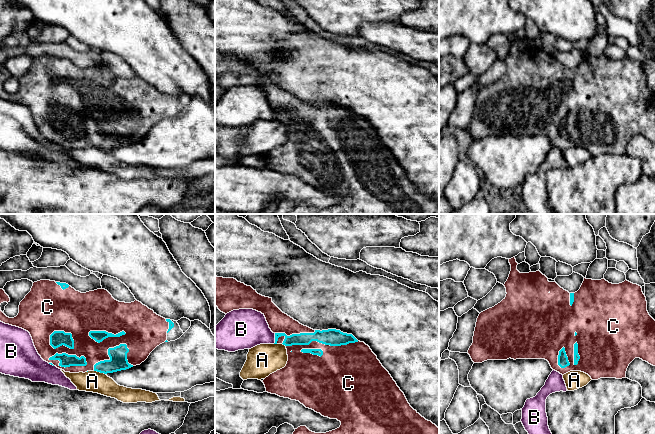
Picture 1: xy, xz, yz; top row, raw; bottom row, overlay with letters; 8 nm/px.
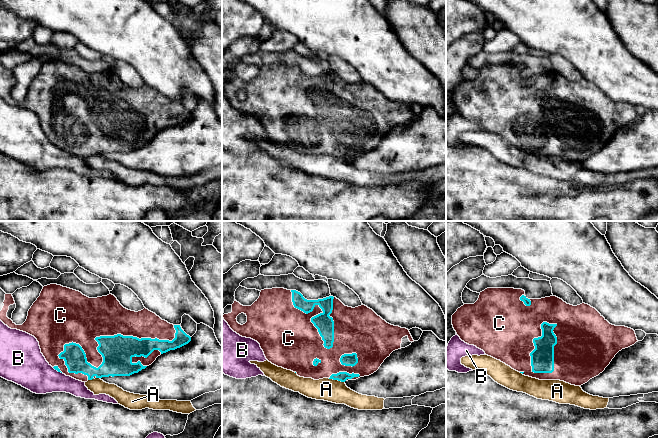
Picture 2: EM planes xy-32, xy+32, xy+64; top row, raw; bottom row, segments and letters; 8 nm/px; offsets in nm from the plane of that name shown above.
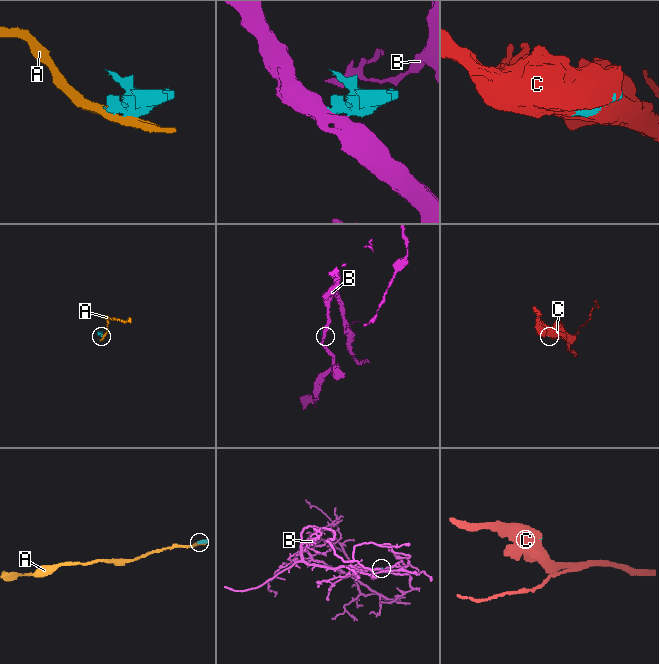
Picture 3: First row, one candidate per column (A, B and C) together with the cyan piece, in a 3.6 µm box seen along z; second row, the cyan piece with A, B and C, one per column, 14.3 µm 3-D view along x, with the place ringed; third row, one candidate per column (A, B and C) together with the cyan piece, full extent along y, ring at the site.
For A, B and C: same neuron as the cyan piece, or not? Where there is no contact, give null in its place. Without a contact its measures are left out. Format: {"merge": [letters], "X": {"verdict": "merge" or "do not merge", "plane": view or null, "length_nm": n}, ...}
{"merge": ["C"], "A": {"verdict": "do not merge", "plane": "xy", "length_nm": 100}, "B": {"verdict": "do not merge", "plane": "xz", "length_nm": 90}, "C": {"verdict": "merge", "plane": "xy", "length_nm": 320}}

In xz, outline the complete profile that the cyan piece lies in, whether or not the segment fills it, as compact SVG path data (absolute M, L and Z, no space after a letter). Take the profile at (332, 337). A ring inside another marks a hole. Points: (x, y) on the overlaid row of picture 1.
M215 276L215 305L225 314L239 309L253 309L261 312L275 334L274 344L286 346L287 364L263 380L266 392L299 401L306 408L341 422L339 428L326 433L315 433L306 426L300 426L293 434L439 434L439 428L435 424L426 420L410 406L404 393L370 347L358 341L352 334L336 329L313 330L304 326L283 313L272 302L272 298L258 294L251 286L238 282L234 278Z

